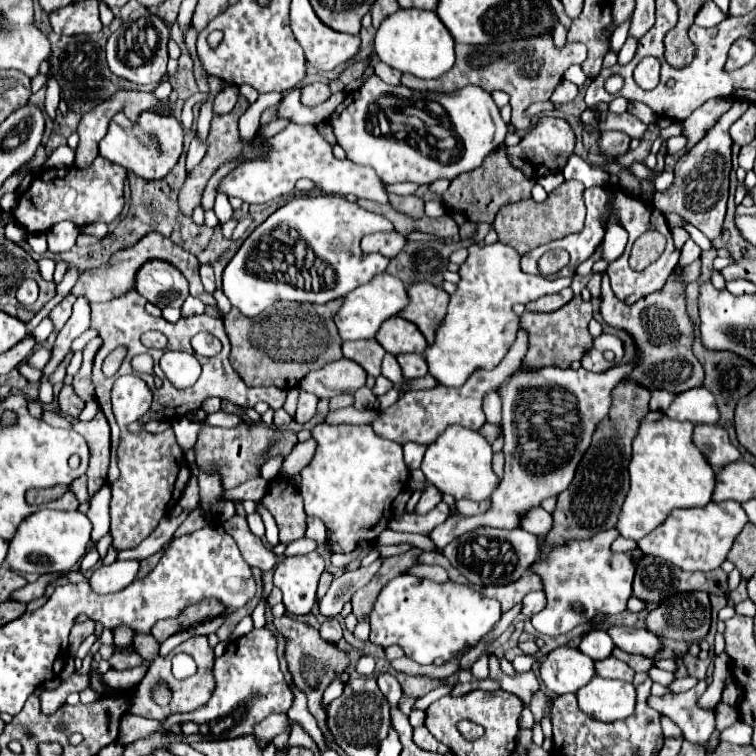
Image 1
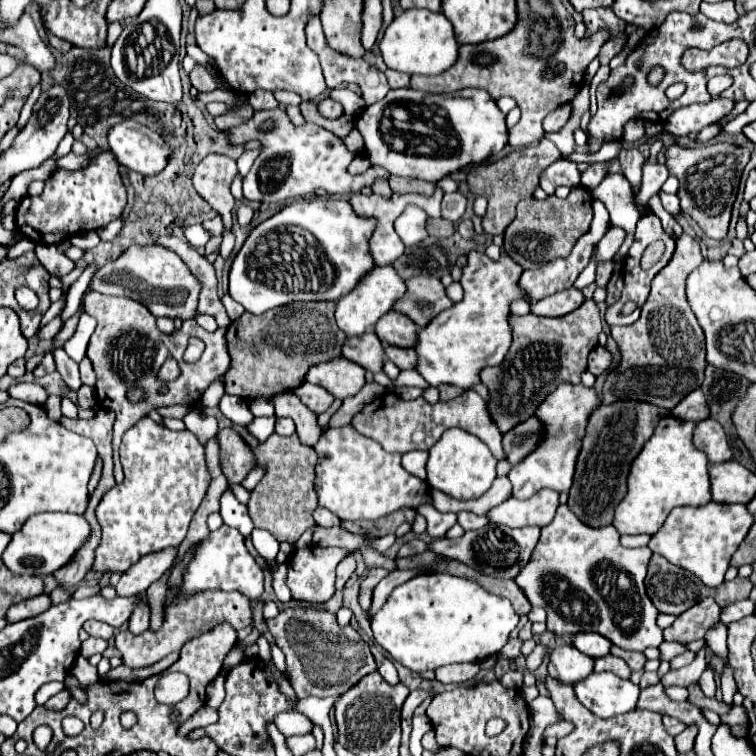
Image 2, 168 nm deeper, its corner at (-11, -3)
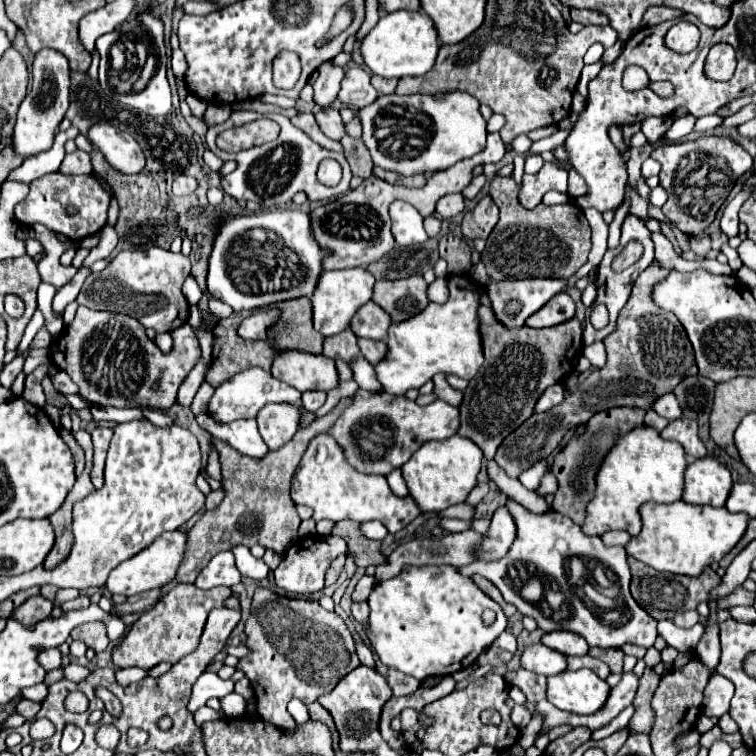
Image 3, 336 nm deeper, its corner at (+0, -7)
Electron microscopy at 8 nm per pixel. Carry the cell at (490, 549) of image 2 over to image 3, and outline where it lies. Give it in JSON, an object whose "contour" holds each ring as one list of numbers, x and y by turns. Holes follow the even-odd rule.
{"contour":[[499,506,493,512,489,538,483,540,483,546,479,550,479,560,497,560,505,556,505,550,509,550,509,544,515,540,515,524,509,516,509,510,505,506]]}

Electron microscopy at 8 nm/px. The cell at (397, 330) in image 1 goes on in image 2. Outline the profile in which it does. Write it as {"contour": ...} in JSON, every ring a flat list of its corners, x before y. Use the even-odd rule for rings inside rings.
{"contour":[[388,312,376,324,376,336,390,346,398,348,416,348,418,344,418,328,406,316,398,312]]}

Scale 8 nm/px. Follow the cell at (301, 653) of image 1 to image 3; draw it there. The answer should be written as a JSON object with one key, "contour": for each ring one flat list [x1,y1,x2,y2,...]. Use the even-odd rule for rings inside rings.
{"contour":[[259,586,255,590,251,614,243,632,247,634,245,646,251,652,245,658,239,658,235,668,251,680,259,716,271,720,273,714,281,714,275,716,279,718,275,724,283,720,291,698,311,704,319,696,331,692,337,682,359,664,347,624,335,612,321,608,317,600,285,598]]}

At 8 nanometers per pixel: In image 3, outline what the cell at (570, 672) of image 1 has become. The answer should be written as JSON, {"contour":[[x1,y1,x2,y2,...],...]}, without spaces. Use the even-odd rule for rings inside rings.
{"contour":[[531,644,521,654,521,668,543,676,553,676,553,674,561,674,561,670,565,670,567,664,561,652,551,650,543,644]]}

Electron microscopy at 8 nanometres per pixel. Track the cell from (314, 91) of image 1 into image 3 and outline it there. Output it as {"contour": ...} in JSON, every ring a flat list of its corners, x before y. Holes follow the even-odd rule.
{"contour":[[325,108,325,110,319,110,315,114,317,118,317,124,321,128,321,132,331,138,331,140,341,140,345,136,345,124,341,120,341,114,339,110,335,108]]}

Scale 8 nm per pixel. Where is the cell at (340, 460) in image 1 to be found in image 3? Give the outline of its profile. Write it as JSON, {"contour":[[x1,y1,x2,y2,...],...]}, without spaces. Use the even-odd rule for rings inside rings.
{"contour":[[319,434,311,438,303,460,291,480,291,498,295,504,305,504,313,508,313,520,379,520,383,526,395,534,403,530,409,522,413,522,421,510,417,508,415,500,411,496,397,498,393,492,389,492,389,484,381,476,363,476,361,472,353,472,349,464,345,464,343,454,339,452,335,440,327,434]]}

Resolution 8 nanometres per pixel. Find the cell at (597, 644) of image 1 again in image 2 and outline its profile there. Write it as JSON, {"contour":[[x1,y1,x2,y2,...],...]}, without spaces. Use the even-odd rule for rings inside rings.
{"contour":[[576,634,574,642,572,642,580,652,584,652,590,658,602,658,606,654,610,654,610,648,614,646,612,642,608,642,604,636,600,634]]}

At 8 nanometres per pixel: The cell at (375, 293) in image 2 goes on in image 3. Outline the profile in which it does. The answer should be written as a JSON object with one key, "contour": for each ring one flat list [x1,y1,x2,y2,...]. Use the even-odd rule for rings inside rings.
{"contour":[[349,268,349,270,329,270,321,272,315,292,311,294,311,304,313,304,313,326,317,332,323,336,333,336,345,328,349,328,349,320,353,312,365,302,371,300,373,296,373,284,375,278,365,272,365,268]]}

